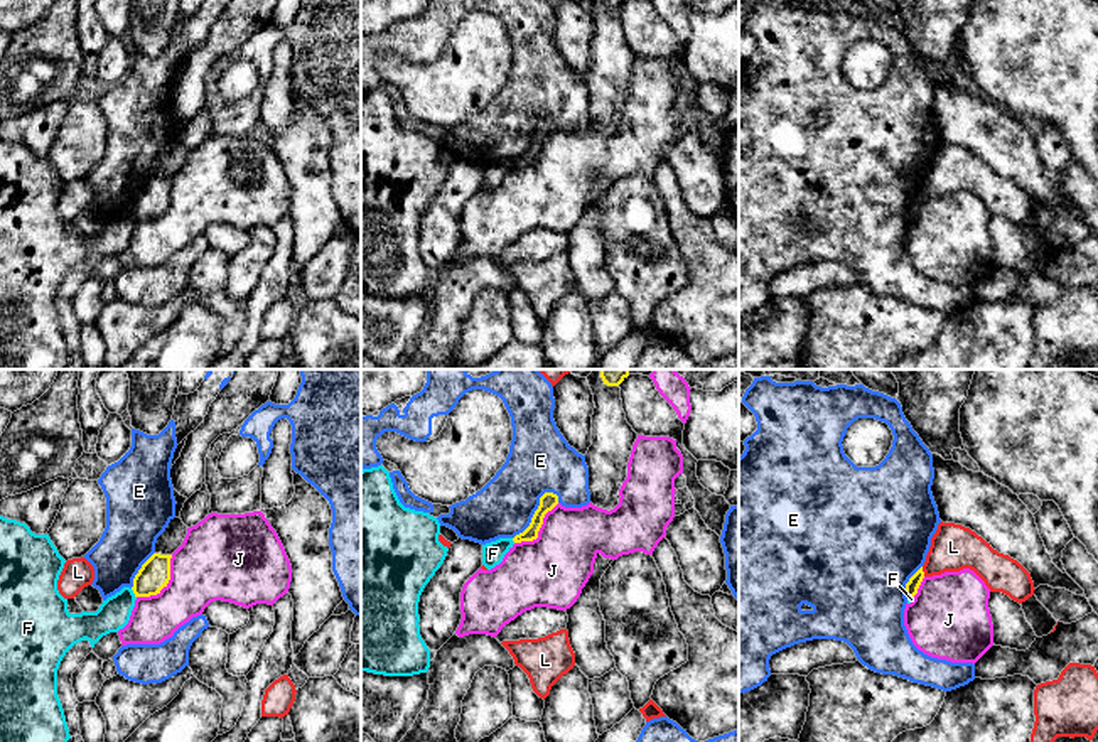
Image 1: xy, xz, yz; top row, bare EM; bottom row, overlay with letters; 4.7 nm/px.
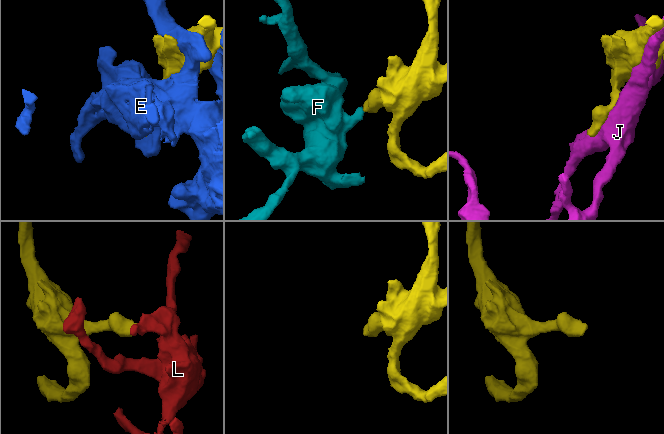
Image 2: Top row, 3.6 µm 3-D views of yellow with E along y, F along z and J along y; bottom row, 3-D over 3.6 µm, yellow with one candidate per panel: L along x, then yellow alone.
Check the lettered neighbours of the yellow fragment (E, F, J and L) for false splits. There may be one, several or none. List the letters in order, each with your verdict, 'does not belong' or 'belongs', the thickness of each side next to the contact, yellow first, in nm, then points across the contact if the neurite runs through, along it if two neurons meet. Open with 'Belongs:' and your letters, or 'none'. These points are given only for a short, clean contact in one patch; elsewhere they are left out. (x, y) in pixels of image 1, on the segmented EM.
Belongs: none
E: does not belong; calibres 80 and 300 nm
F: does not belong; calibres 150 and 160 nm; border xy (130, 589), (135, 597)
J: does not belong; calibres 150 and 360 nm
L: does not belong; calibres 60 and 220 nm; border yz (921, 567), (925, 575)

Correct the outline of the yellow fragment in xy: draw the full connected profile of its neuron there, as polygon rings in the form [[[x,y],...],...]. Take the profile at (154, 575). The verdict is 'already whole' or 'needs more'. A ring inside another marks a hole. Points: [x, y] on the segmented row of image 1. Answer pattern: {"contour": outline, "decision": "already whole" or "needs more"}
{"contour": [[[153,553],[133,578],[135,597],[150,597],[160,594],[170,580],[172,555]]], "decision": "already whole"}

